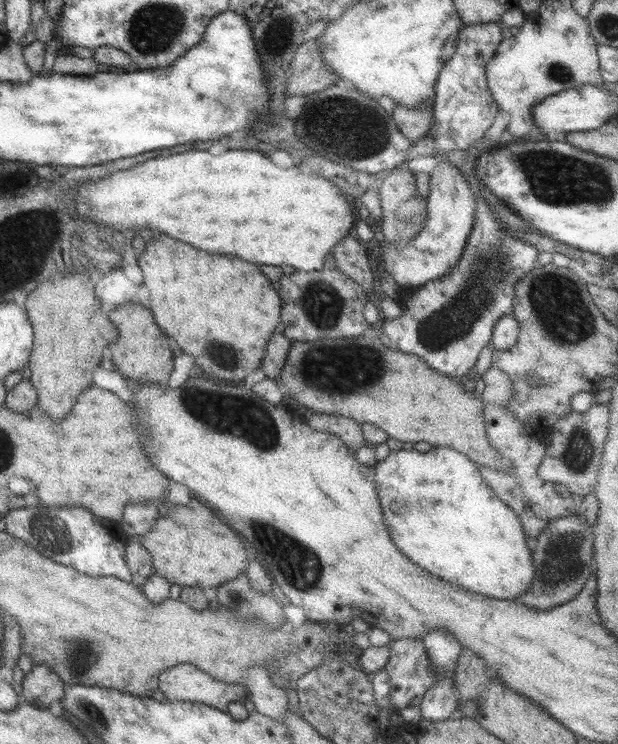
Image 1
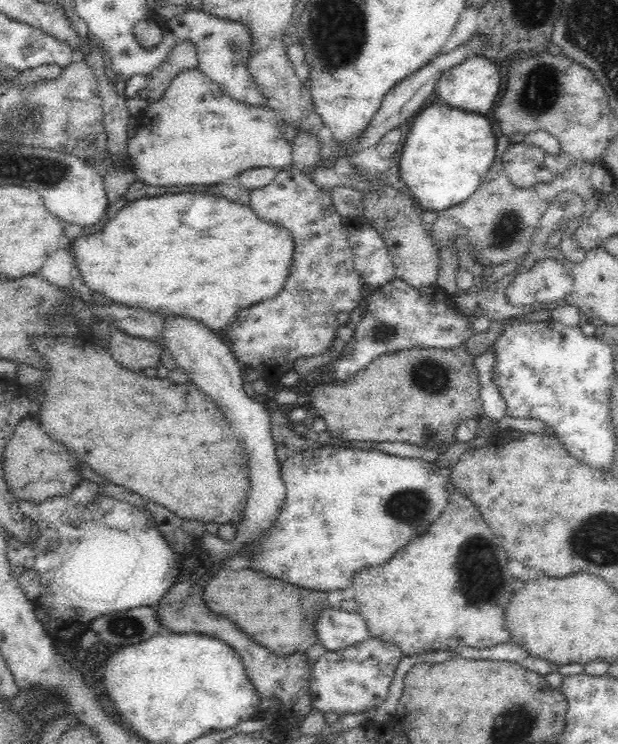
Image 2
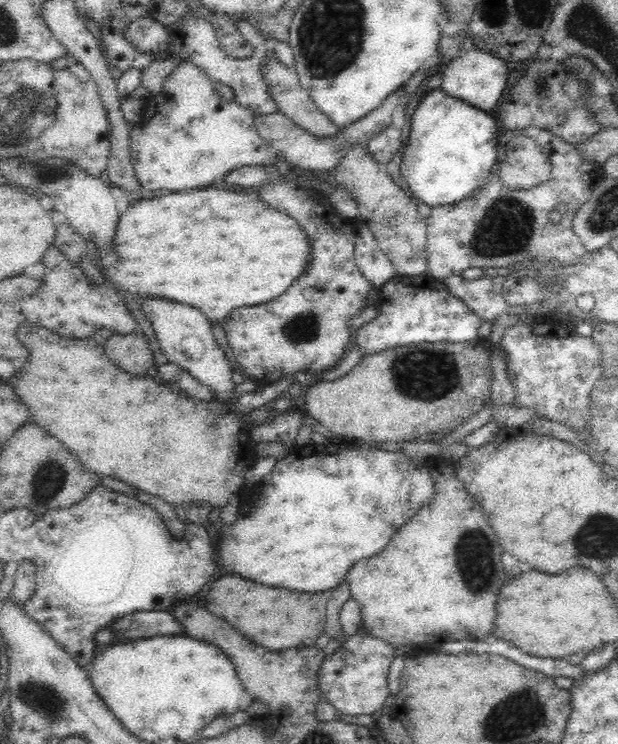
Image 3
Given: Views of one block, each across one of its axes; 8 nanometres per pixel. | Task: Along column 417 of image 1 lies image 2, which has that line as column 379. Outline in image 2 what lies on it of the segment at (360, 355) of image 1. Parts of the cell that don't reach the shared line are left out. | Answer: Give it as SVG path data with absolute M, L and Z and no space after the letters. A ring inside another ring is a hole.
M463 345L450 350L413 348L384 354L346 382L338 380L314 387L312 412L326 421L327 430L333 436L344 441L407 442L424 450L446 451L446 446L456 438L458 426L484 414L473 358Z

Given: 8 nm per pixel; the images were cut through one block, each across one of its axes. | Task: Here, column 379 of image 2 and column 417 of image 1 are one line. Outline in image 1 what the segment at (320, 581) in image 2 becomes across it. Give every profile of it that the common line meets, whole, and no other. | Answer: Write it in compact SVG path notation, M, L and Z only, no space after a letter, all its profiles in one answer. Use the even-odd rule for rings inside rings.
M435 447L427 452L417 452L416 450L395 450L389 451L388 455L374 465L374 482L375 492L379 498L379 506L381 506L381 514L383 514L383 522L387 526L387 532L391 536L391 542L397 546L397 550L409 558L413 564L420 566L423 570L433 574L437 578L452 582L471 592L487 596L494 599L517 600L521 593L525 593L531 587L531 581L535 576L535 568L533 566L532 551L528 548L525 539L526 536L522 530L519 518L505 502L501 502L499 498L491 494L491 490L487 488L487 484L479 478L479 466L471 462L464 454L457 452L449 447Z

